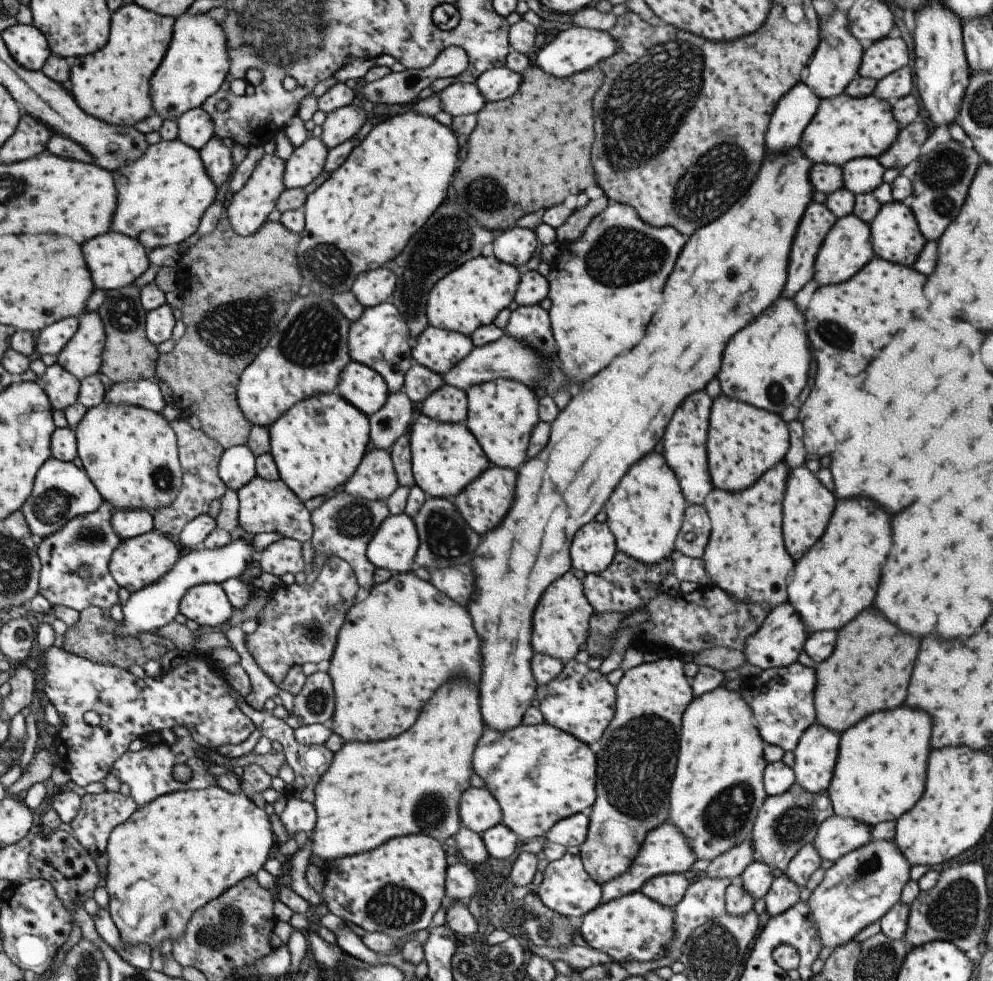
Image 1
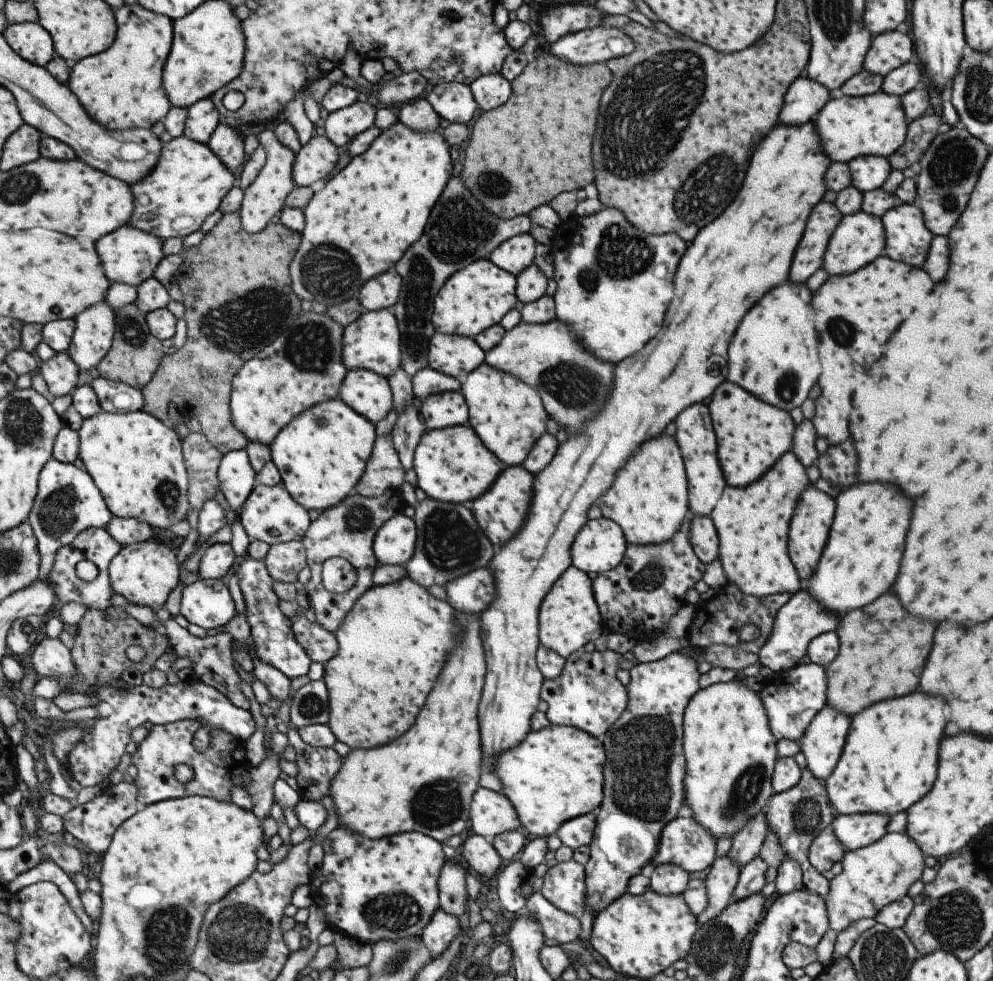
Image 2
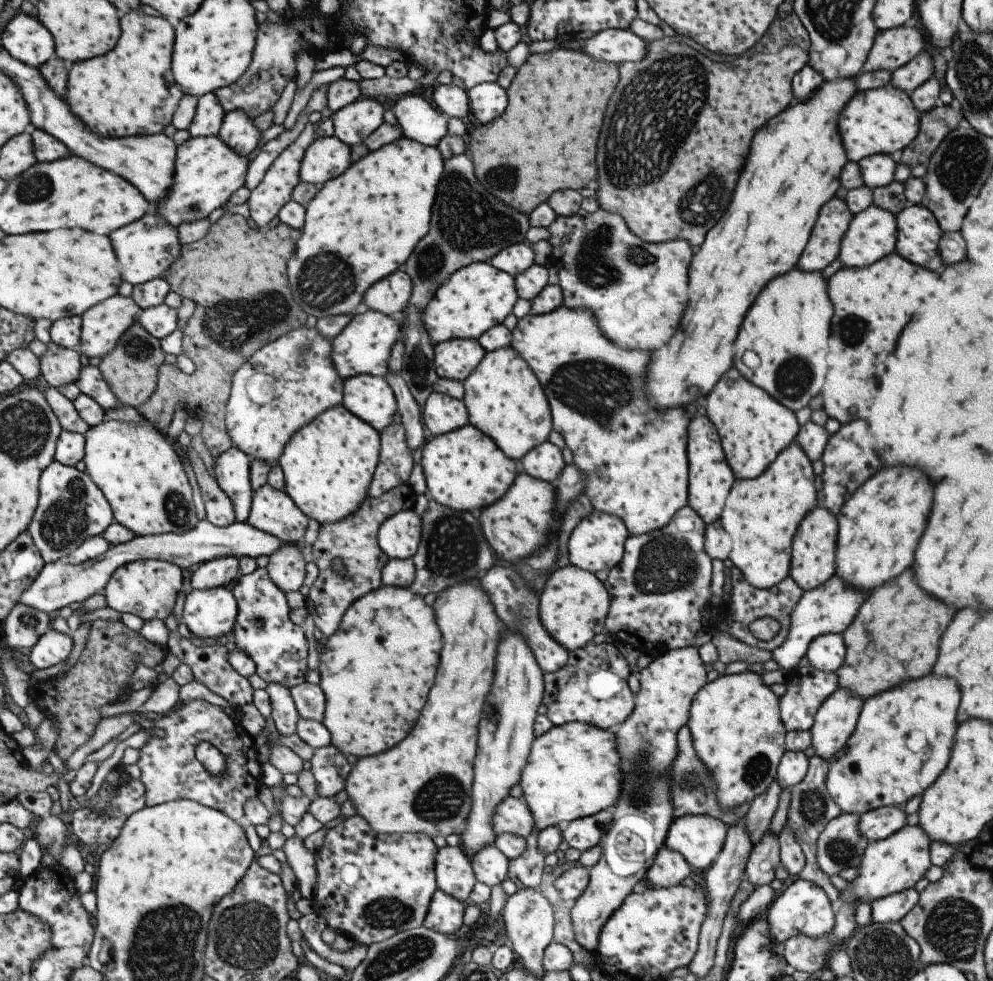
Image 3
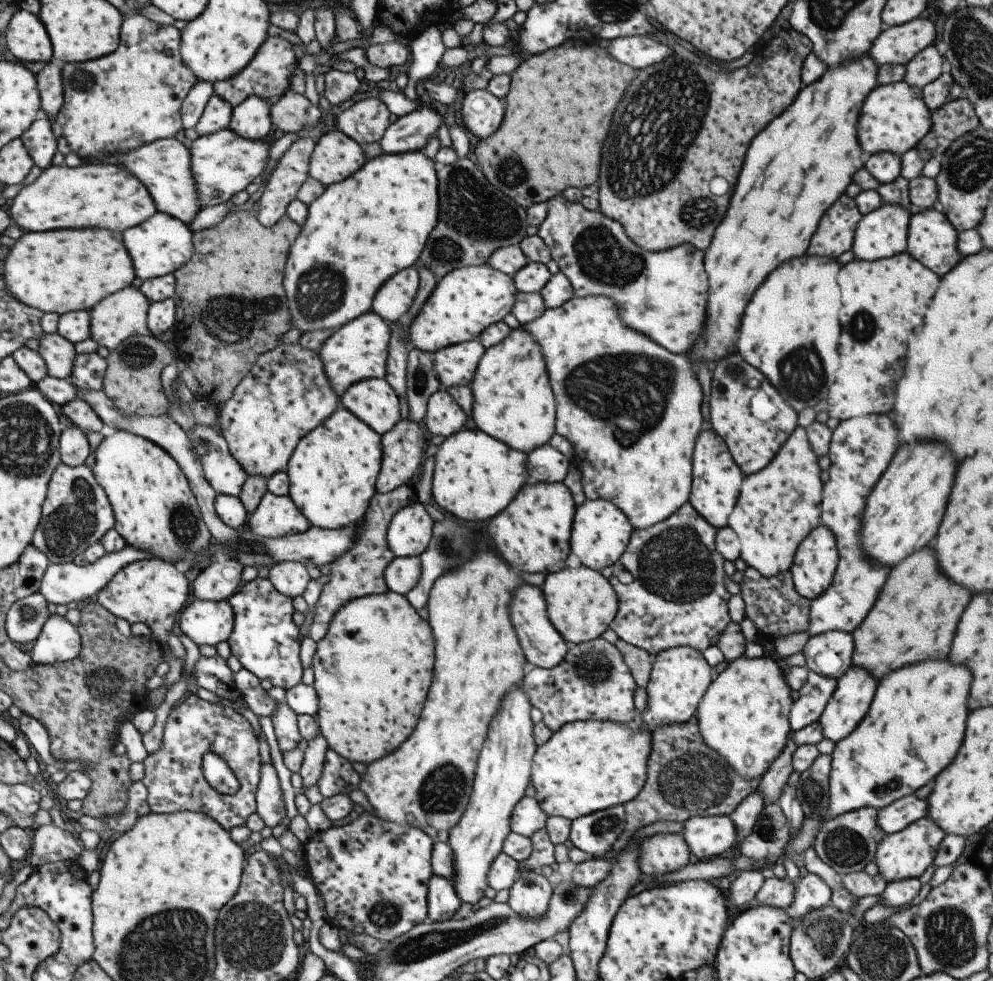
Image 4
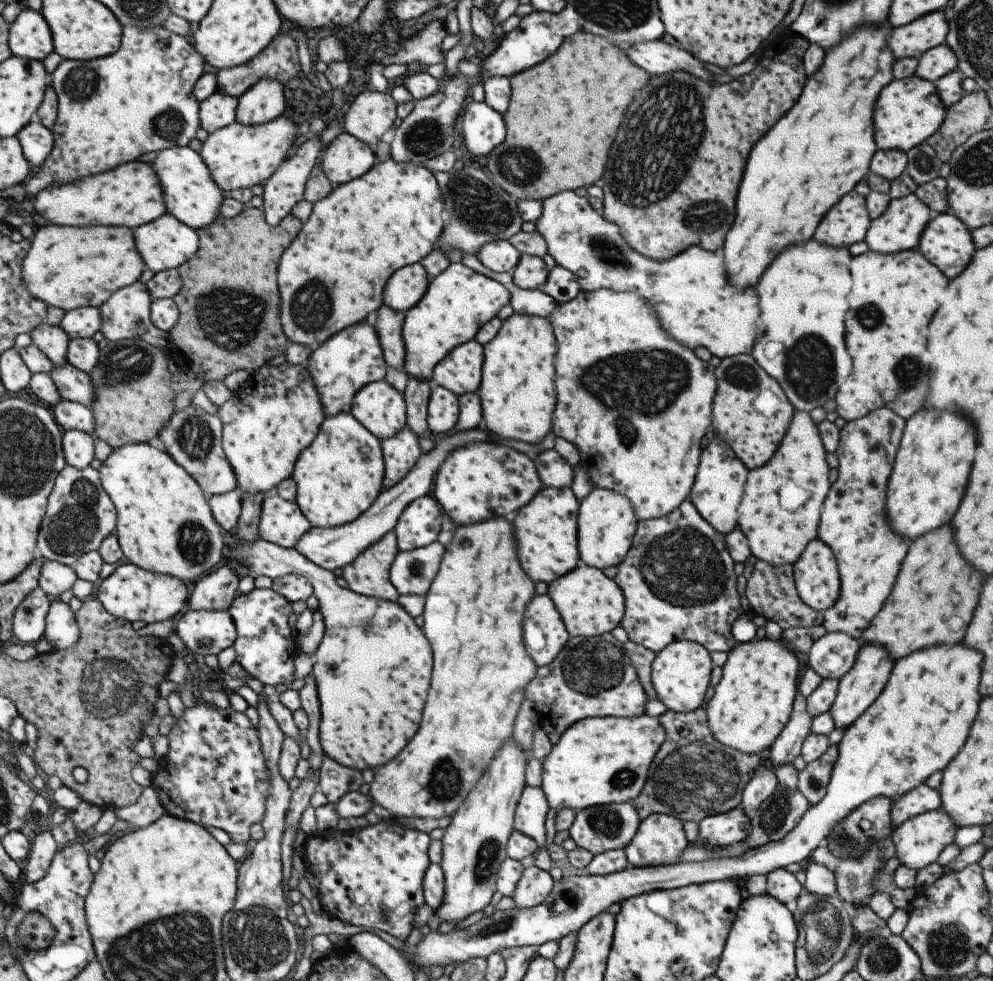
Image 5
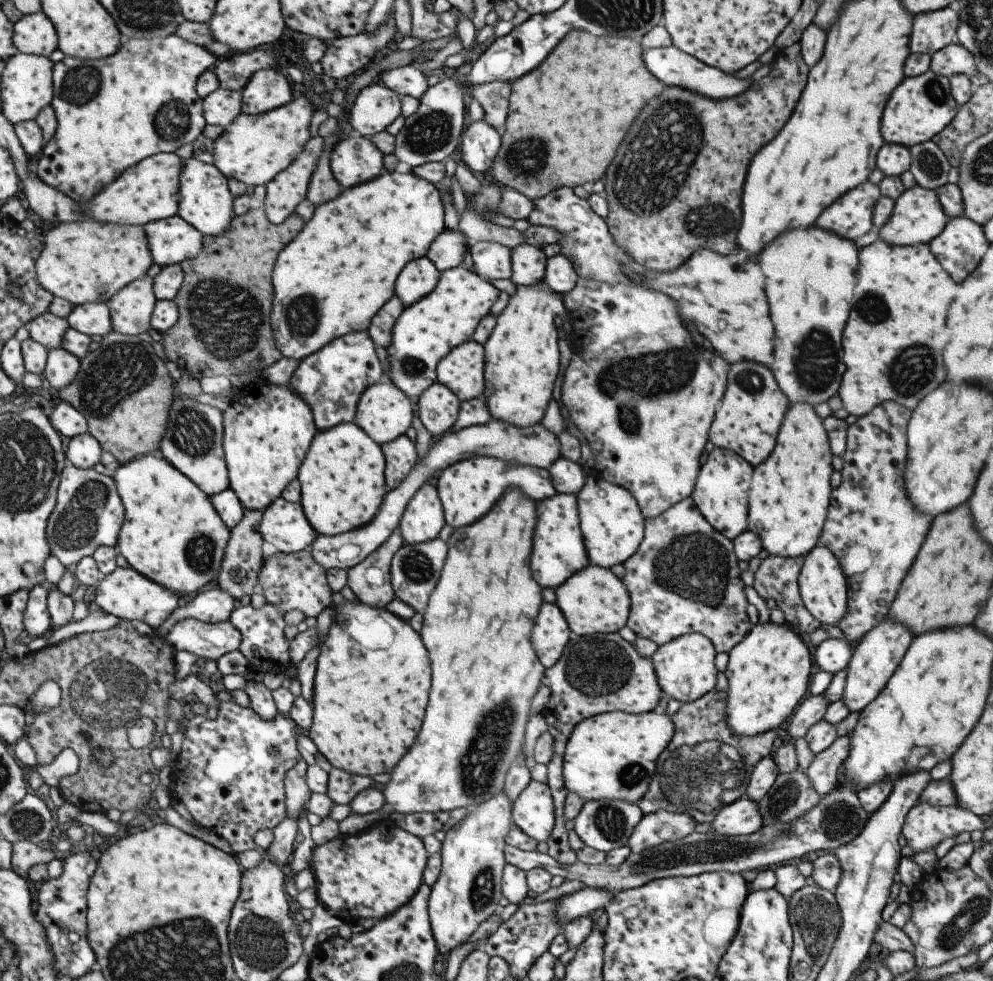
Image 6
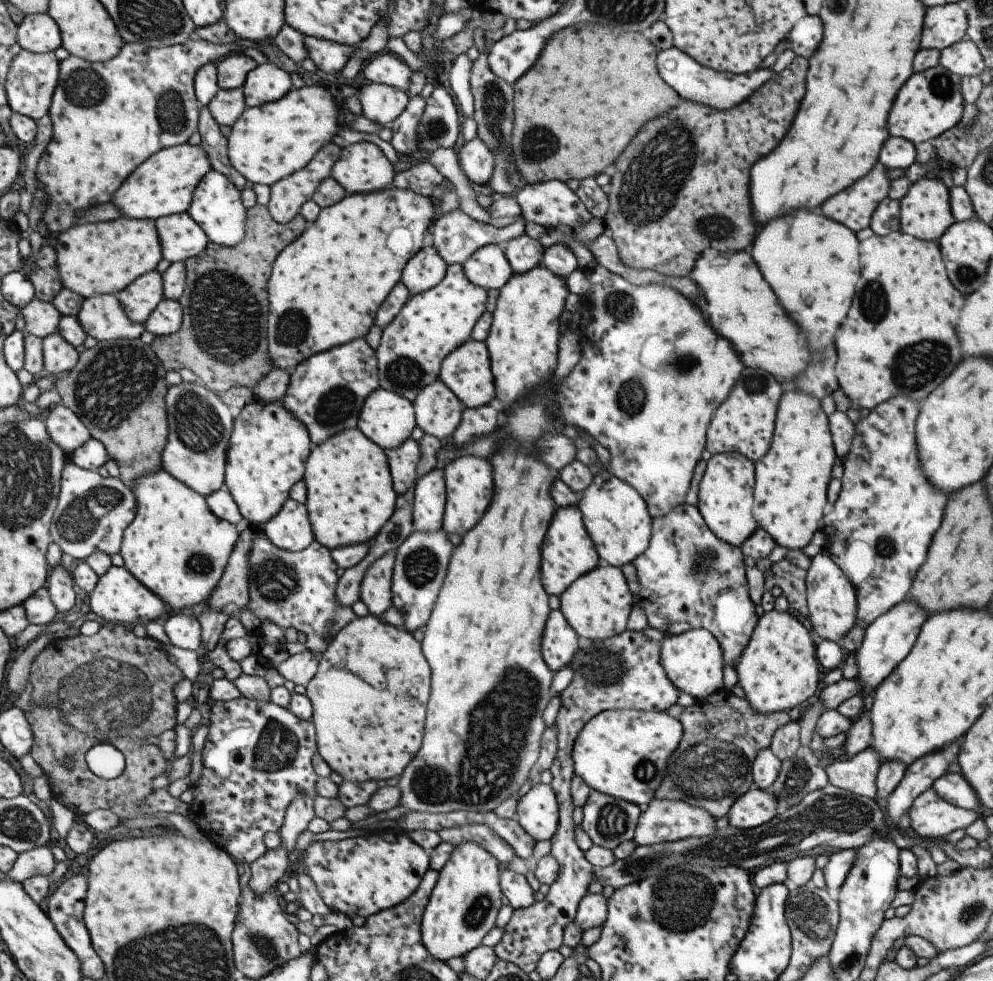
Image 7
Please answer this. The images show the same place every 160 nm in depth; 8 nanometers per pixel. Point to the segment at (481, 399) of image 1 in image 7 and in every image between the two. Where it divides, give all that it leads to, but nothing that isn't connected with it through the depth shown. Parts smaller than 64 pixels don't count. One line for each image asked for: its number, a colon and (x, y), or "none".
2: (507, 415)
3: (503, 398)
4: (513, 402)
5: (516, 391)
6: (520, 356)
7: (522, 341)

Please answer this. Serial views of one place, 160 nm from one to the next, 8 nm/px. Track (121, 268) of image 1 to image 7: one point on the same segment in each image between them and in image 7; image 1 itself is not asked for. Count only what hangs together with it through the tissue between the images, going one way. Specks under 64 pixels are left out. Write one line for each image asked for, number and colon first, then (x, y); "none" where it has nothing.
2: (130, 254)
3: (147, 248)
4: (161, 244)
5: (165, 243)
6: (172, 240)
7: (181, 237)

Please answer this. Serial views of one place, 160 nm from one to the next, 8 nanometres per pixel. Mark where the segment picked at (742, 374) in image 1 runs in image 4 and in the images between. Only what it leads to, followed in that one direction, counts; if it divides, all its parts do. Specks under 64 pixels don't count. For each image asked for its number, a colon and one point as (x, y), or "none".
2: (778, 329)
3: (789, 320)
4: (789, 331)

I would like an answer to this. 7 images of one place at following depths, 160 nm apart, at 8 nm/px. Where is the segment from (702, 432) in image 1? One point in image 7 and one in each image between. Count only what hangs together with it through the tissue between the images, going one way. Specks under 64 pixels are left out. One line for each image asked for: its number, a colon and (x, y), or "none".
2: (695, 437)
3: (709, 477)
4: (716, 479)
5: (716, 491)
6: (720, 491)
7: (724, 500)

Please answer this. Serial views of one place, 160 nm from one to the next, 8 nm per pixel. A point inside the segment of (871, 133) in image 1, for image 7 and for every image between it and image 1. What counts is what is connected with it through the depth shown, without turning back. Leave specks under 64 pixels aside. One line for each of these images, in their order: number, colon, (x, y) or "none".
2: (848, 127)
3: (881, 121)
4: (893, 118)
5: (908, 111)
6: (919, 107)
7: (929, 103)

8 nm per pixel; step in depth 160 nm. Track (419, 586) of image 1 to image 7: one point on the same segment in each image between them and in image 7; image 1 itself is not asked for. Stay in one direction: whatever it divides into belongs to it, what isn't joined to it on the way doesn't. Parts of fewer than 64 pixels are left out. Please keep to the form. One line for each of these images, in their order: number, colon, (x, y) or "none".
2: (392, 643)
3: (375, 669)
4: (371, 670)
5: (371, 669)
6: (370, 683)
7: (368, 696)

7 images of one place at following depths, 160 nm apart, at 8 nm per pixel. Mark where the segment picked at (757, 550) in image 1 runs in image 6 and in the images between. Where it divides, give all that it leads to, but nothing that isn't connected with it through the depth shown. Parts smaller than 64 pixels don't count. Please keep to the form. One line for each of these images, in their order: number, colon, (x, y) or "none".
2: (751, 521)
3: (760, 515)
4: (776, 507)
5: (779, 511)
6: (789, 493)

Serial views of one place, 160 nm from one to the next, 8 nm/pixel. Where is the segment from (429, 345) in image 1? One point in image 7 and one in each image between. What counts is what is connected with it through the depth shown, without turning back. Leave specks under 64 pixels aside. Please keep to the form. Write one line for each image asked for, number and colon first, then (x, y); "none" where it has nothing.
2: (453, 355)
3: (455, 359)
4: (454, 365)
5: (458, 371)
6: (461, 370)
7: (465, 371)

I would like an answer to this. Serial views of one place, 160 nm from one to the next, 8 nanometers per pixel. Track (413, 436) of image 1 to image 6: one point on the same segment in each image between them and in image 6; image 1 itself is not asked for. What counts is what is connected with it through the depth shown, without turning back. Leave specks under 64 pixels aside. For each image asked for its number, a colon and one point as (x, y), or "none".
2: (451, 464)
3: (463, 469)
4: (474, 477)
5: (475, 482)
6: (466, 489)

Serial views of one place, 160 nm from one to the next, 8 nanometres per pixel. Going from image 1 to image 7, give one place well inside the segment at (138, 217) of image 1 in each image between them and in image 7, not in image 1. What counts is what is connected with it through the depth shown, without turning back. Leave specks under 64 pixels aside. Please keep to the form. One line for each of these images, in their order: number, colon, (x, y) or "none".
2: (189, 181)
3: (207, 173)
4: (223, 163)
5: (239, 156)
6: (252, 149)
7: (268, 142)

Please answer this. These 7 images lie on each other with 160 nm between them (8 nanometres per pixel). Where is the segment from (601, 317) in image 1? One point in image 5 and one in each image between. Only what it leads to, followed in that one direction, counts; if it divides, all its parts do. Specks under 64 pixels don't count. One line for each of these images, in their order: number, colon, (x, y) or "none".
2: (612, 317)
3: (637, 291)
4: (661, 294)
5: (688, 292)

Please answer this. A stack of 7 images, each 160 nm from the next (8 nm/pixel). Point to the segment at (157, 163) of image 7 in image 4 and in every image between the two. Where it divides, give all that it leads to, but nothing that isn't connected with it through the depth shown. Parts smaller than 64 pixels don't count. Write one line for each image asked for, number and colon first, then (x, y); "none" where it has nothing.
4: (110, 196)
5: (131, 195)
6: (147, 192)

